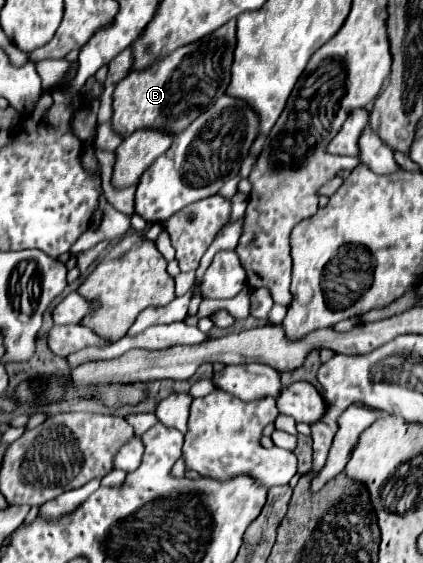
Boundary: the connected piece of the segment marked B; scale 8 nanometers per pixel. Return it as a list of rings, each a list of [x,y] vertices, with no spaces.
[[[228,21],[222,29],[210,33],[194,45],[184,45],[142,73],[130,71],[112,95],[112,129],[120,137],[128,137],[140,129],[158,129],[168,135],[182,133],[196,117],[200,117],[230,83],[232,53],[236,47],[236,21]]]

